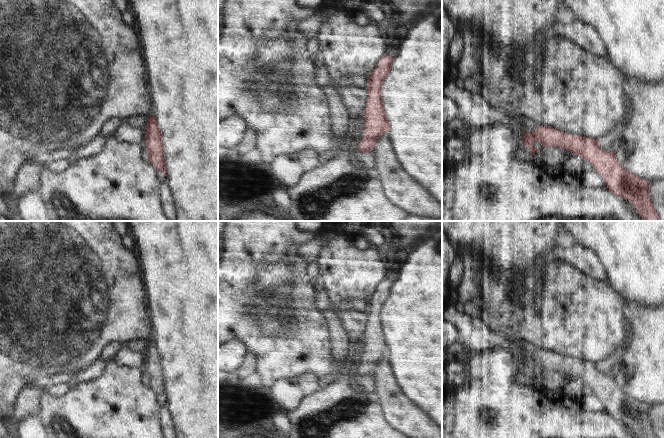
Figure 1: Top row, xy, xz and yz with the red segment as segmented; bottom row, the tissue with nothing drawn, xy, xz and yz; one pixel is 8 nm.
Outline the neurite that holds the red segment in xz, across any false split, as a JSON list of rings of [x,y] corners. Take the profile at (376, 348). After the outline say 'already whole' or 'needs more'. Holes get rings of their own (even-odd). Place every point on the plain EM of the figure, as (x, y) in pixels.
[[[386,278],[368,299],[368,321],[364,332],[364,358],[358,369],[358,374],[363,378],[368,378],[375,371],[381,359],[389,355],[381,312],[391,294],[392,286],[393,283]]] | already whole

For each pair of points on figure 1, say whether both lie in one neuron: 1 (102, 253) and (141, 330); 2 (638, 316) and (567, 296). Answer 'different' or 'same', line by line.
1: same
2: different

